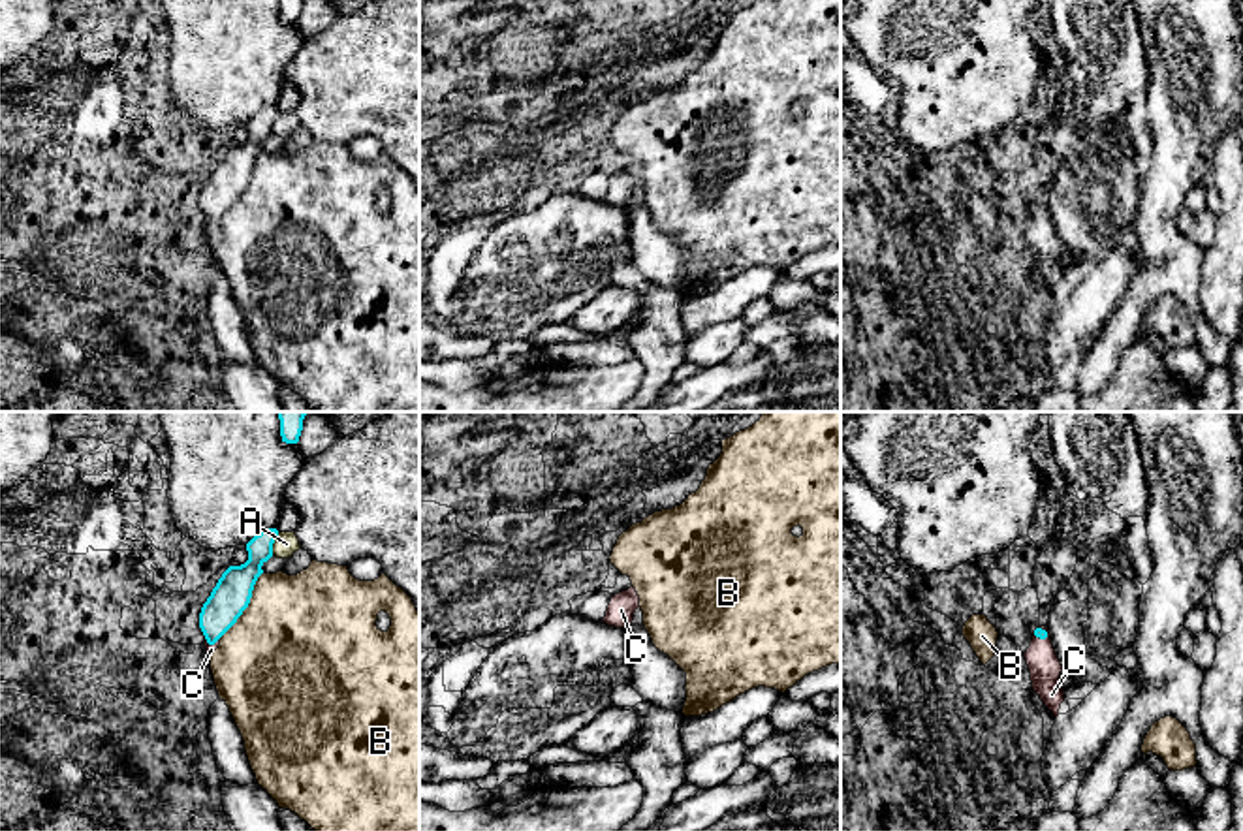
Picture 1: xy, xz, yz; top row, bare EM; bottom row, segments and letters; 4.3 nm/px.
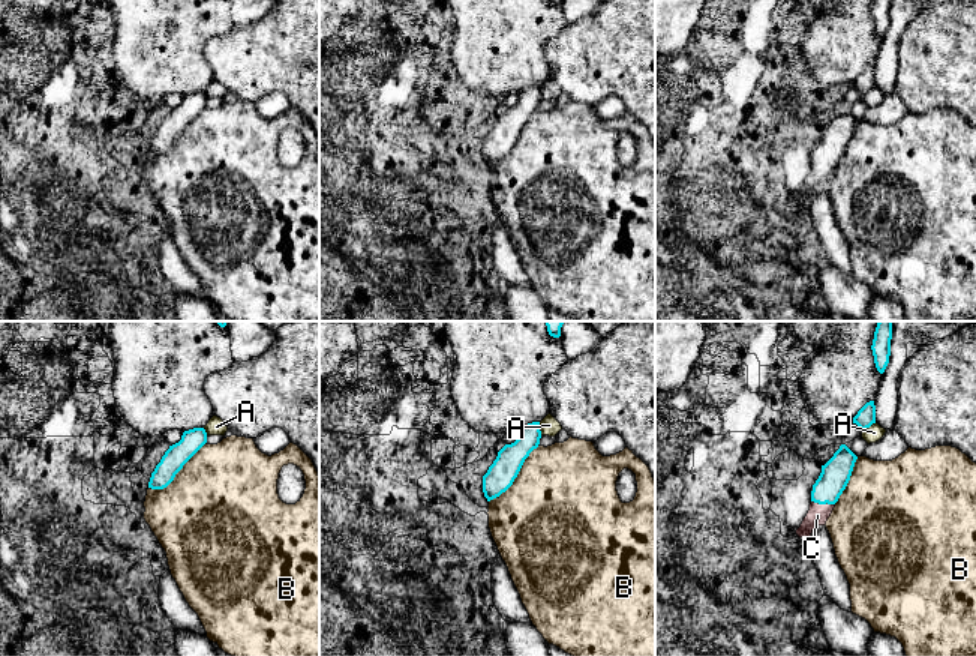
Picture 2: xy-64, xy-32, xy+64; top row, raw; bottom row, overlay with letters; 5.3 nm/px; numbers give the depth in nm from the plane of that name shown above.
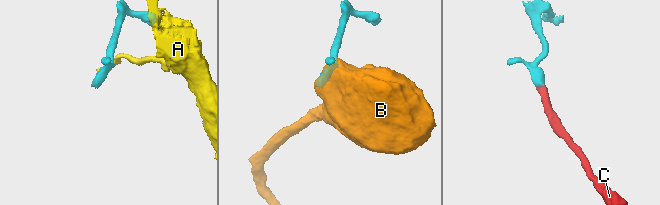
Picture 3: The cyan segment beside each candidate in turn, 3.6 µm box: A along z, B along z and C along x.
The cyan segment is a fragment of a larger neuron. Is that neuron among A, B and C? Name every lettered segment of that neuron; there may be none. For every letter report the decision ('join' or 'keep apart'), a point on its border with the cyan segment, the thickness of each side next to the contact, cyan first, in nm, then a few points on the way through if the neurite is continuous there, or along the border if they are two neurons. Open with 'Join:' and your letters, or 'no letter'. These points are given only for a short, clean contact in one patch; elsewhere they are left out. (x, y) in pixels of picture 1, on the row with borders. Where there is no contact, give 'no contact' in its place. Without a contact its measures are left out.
Join: C
A: keep apart; contact xy (273, 542); calibres 150 and 100 nm; border xy (279, 533), (271, 555)
B: keep apart; contact xy (249, 602); calibres 160 and 500 nm
C: join; contact yz (1046, 634); calibres 50 and 140 nm; way yz (1038, 632), (1046, 634), (1044, 666)

